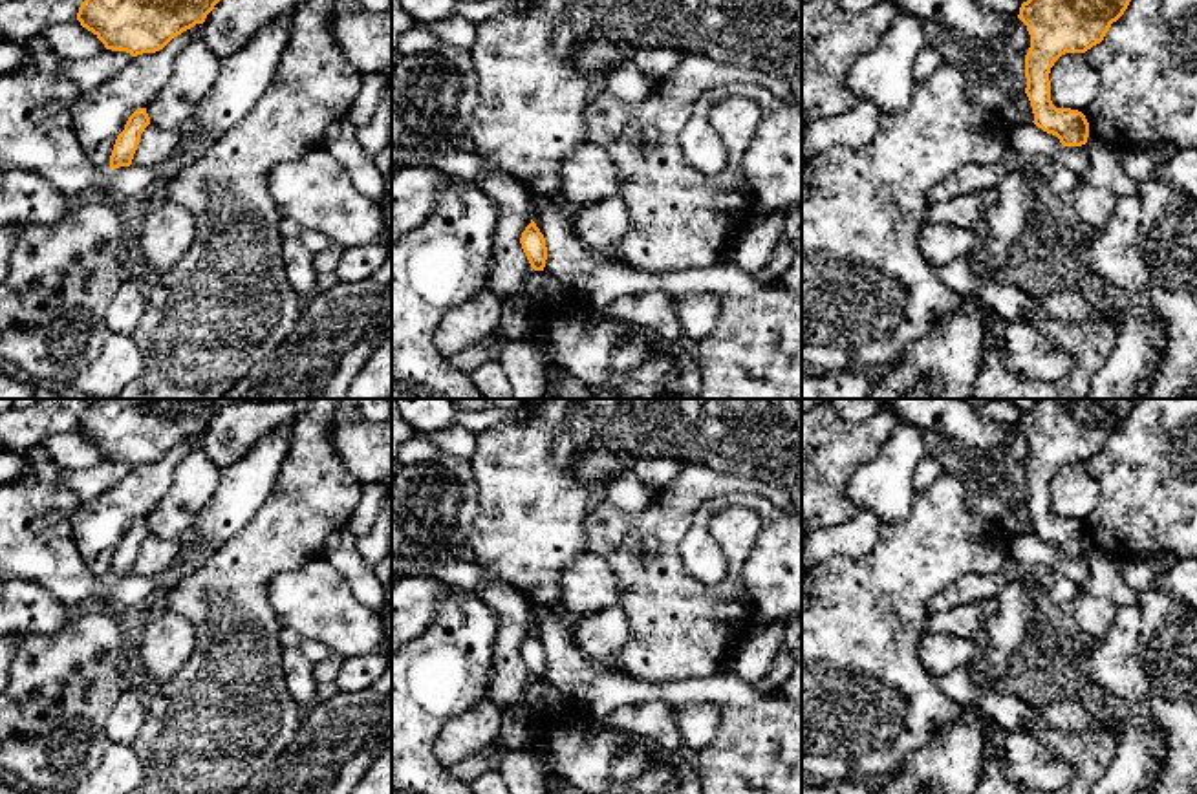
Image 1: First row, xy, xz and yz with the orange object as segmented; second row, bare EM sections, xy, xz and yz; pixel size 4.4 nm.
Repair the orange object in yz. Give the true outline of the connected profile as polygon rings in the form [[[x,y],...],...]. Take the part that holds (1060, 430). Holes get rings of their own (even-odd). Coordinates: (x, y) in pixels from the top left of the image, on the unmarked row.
[[[1038,399],[1021,413],[1018,428],[1027,435],[1030,457],[1025,465],[1025,503],[1030,510],[1034,534],[1060,549],[1063,556],[1082,556],[1089,547],[1085,525],[1071,518],[1056,518],[1051,510],[1049,483],[1054,472],[1065,463],[1085,463],[1100,454],[1127,419],[1135,399]]]

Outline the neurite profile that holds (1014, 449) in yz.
[[[1012,426],[1007,439],[998,448],[996,461],[999,465],[1012,463],[1018,467],[1025,467],[1030,457],[1030,445],[1027,441],[1027,435],[1018,428]]]

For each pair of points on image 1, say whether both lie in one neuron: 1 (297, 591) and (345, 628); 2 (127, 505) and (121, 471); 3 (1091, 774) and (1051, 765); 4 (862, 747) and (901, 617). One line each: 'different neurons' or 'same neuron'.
1: same neuron
2: different neurons
3: different neurons
4: same neuron

